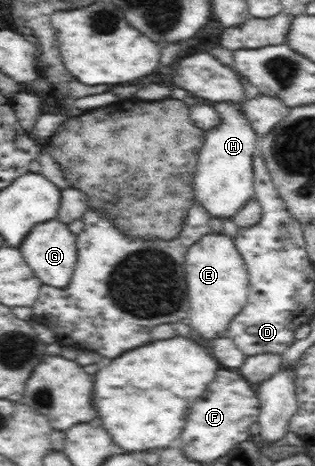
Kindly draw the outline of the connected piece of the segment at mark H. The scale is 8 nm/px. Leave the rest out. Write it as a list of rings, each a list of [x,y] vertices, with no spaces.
[[[214,103],[213,109],[220,117],[220,122],[209,129],[203,129],[205,140],[197,160],[197,169],[193,172],[194,199],[200,201],[214,217],[234,217],[249,200],[254,197],[253,157],[258,153],[258,140],[261,135],[255,132],[249,116],[239,108],[240,103]]]

